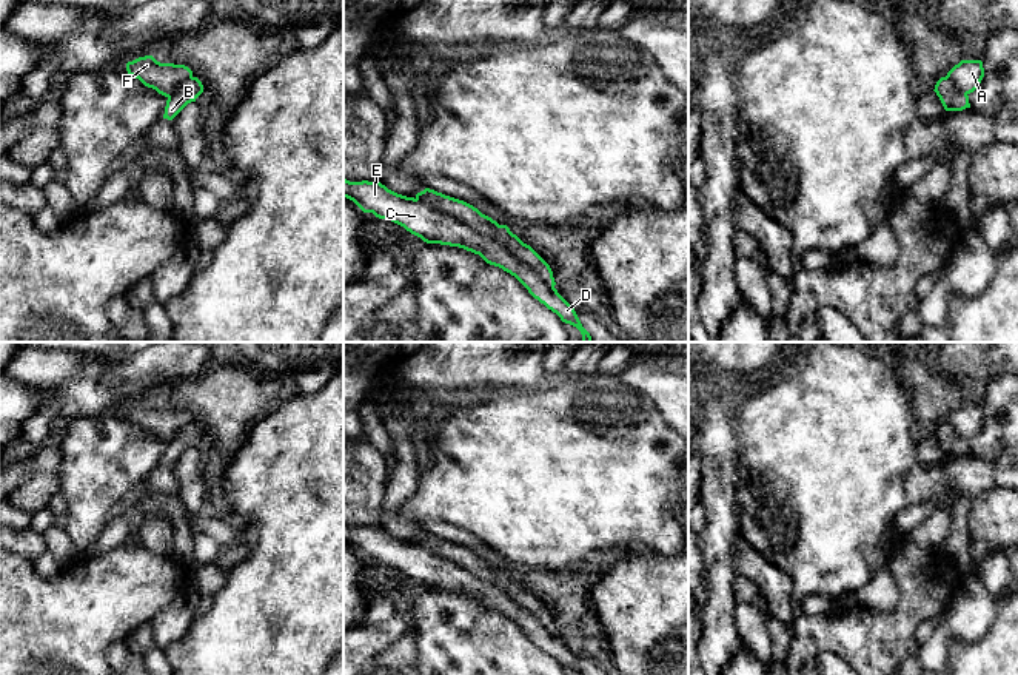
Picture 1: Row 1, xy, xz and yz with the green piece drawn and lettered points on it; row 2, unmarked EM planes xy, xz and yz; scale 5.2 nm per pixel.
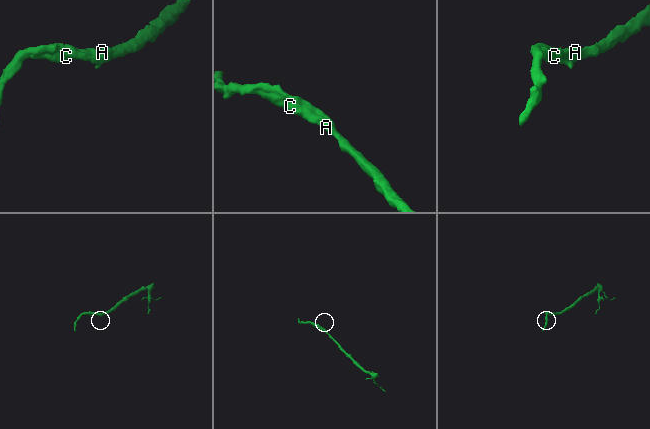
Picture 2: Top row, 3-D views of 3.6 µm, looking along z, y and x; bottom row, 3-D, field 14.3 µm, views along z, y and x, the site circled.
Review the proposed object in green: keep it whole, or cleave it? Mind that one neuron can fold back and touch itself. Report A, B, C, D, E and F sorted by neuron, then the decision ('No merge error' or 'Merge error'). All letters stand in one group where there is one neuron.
Groups: A C D E F / B. Merge error

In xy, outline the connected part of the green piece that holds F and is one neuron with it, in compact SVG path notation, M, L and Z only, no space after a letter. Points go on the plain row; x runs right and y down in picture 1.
M152 401L139 402L126 408L129 421L139 424L145 432L168 442L179 435L193 416L185 410L160 408Z

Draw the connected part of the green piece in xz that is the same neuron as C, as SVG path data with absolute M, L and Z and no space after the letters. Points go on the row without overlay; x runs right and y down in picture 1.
M343 524L343 542L353 546L363 558L391 566L427 589L459 592L479 599L487 609L514 621L528 638L556 658L562 667L585 675L574 653L547 630L539 620L494 584L476 576L453 561L414 542L388 535L380 527L350 527Z

